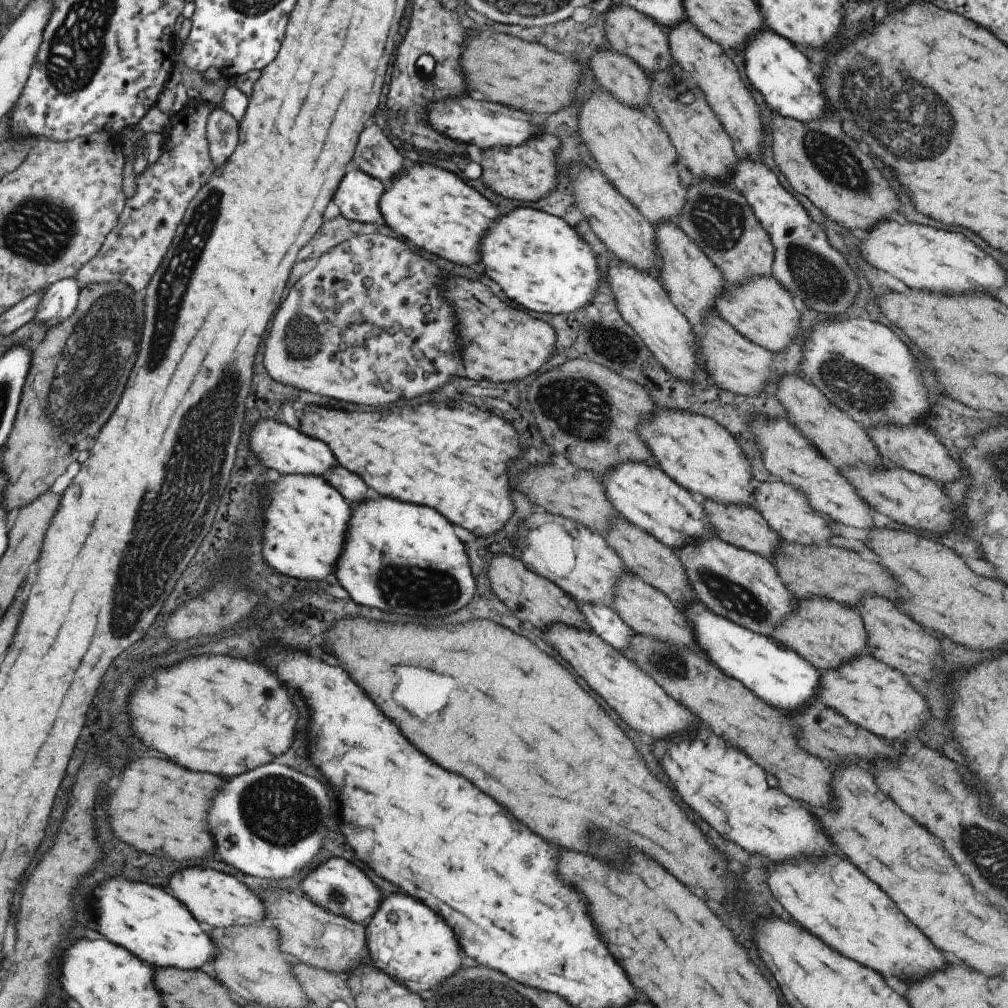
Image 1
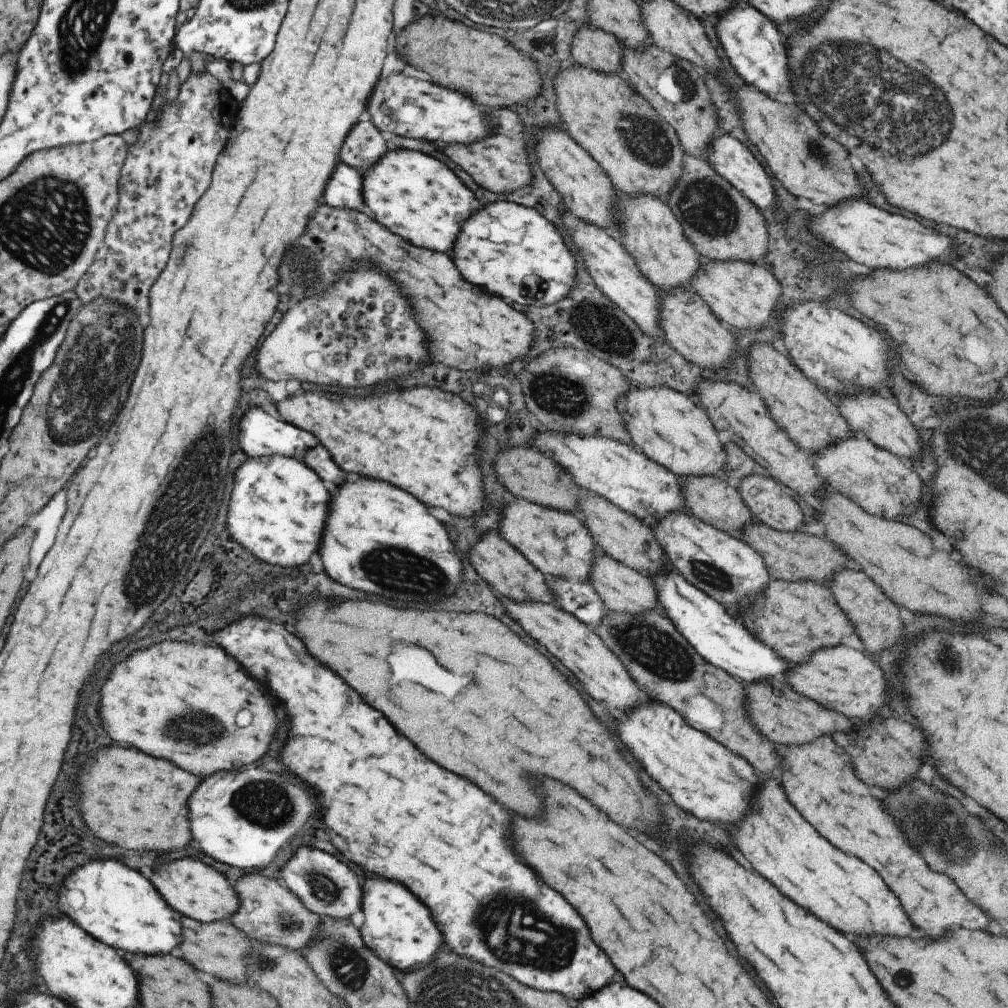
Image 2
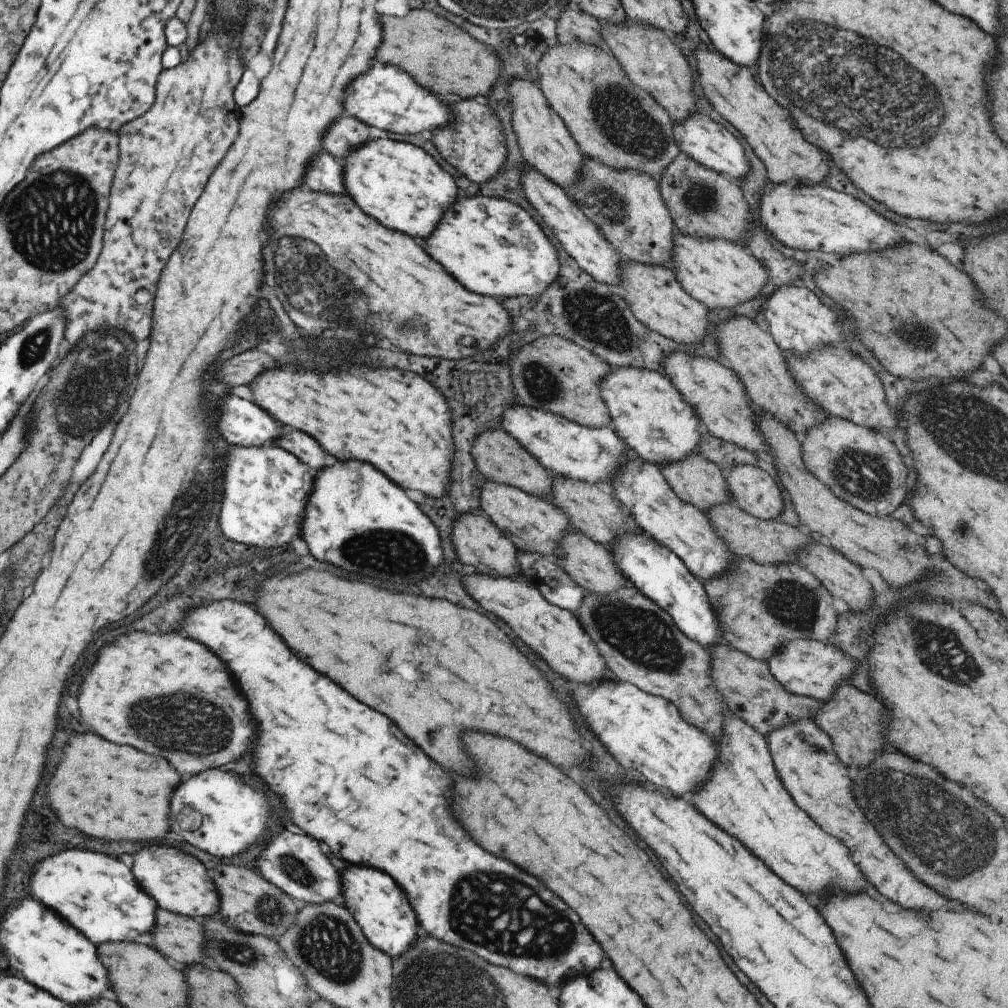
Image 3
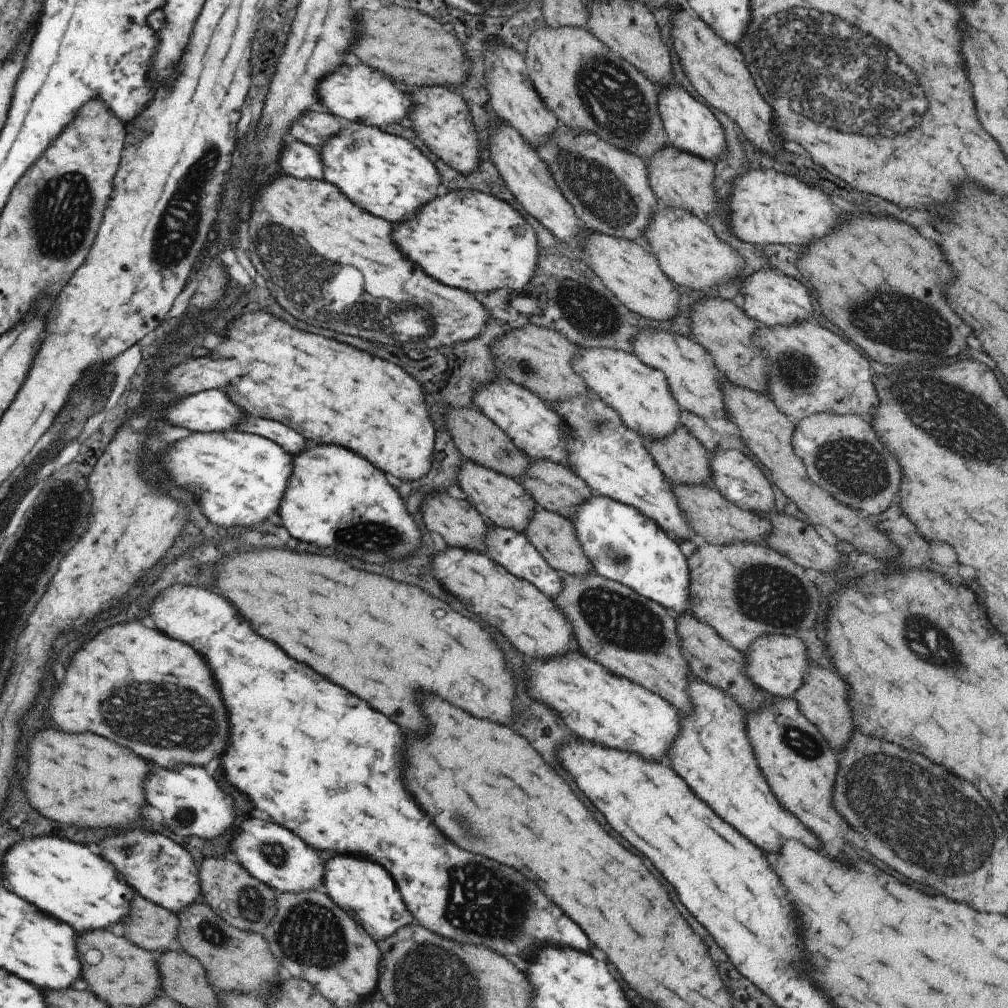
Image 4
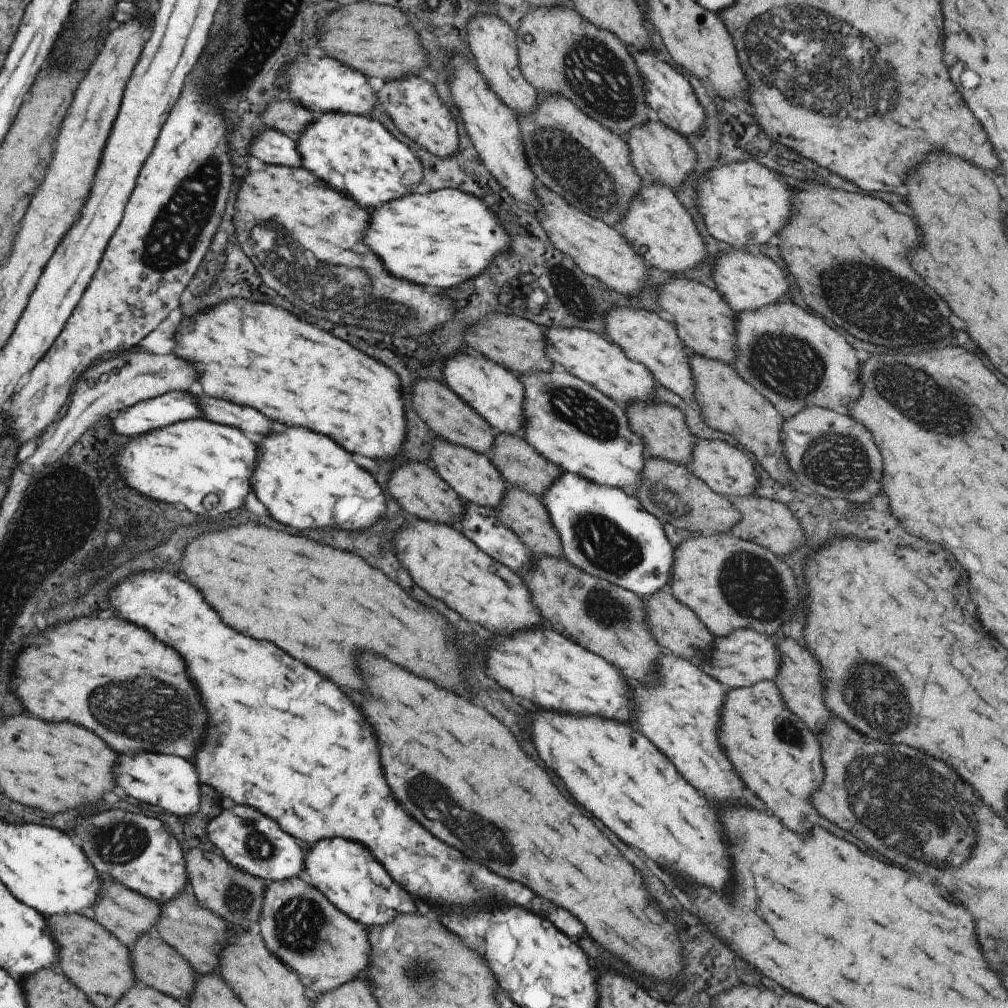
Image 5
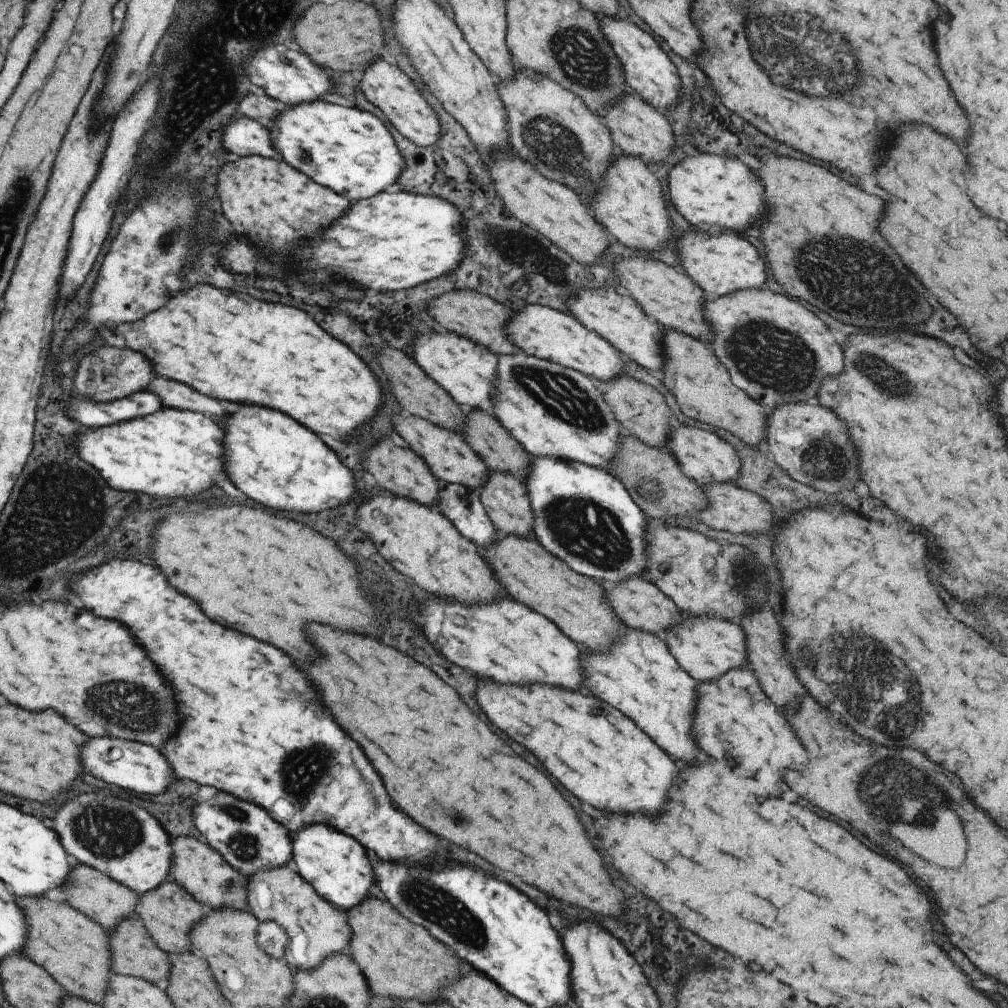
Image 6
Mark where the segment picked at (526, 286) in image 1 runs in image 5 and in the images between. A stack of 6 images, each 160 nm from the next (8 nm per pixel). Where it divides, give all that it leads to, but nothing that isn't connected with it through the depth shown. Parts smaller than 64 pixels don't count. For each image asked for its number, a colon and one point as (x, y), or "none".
2: (511, 251)
3: (490, 246)
4: (465, 239)
5: (438, 239)

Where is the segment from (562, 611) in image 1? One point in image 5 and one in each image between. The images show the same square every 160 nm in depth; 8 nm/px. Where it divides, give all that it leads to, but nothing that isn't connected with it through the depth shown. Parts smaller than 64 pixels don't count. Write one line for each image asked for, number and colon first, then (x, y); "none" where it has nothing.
2: (504, 569)
3: (476, 541)
4: (455, 521)
5: (415, 486)

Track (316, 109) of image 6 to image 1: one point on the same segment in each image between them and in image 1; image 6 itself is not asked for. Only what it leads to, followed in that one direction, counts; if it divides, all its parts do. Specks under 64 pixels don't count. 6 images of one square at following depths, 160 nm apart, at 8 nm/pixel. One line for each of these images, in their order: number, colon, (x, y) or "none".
1: (433, 208)
2: (413, 195)
3: (398, 184)
4: (384, 174)
5: (354, 154)

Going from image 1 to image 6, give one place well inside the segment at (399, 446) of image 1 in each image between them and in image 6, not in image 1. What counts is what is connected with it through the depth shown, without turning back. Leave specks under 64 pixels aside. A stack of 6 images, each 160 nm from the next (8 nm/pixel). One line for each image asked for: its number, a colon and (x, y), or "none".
2: (417, 438)
3: (379, 415)
4: (330, 393)
5: (256, 355)
6: (230, 346)

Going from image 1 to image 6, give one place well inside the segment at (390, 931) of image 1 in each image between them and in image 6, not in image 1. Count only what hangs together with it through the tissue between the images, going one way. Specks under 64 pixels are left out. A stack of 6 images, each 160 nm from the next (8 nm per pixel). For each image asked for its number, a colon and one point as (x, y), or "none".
2: (396, 927)
3: (379, 908)
4: (362, 889)
5: (348, 876)
6: (337, 867)

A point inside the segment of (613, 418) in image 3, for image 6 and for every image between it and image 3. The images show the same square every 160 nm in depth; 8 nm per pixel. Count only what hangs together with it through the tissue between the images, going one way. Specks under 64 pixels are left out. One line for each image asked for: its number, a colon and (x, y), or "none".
4: (638, 393)
5: (588, 355)
6: (537, 330)

